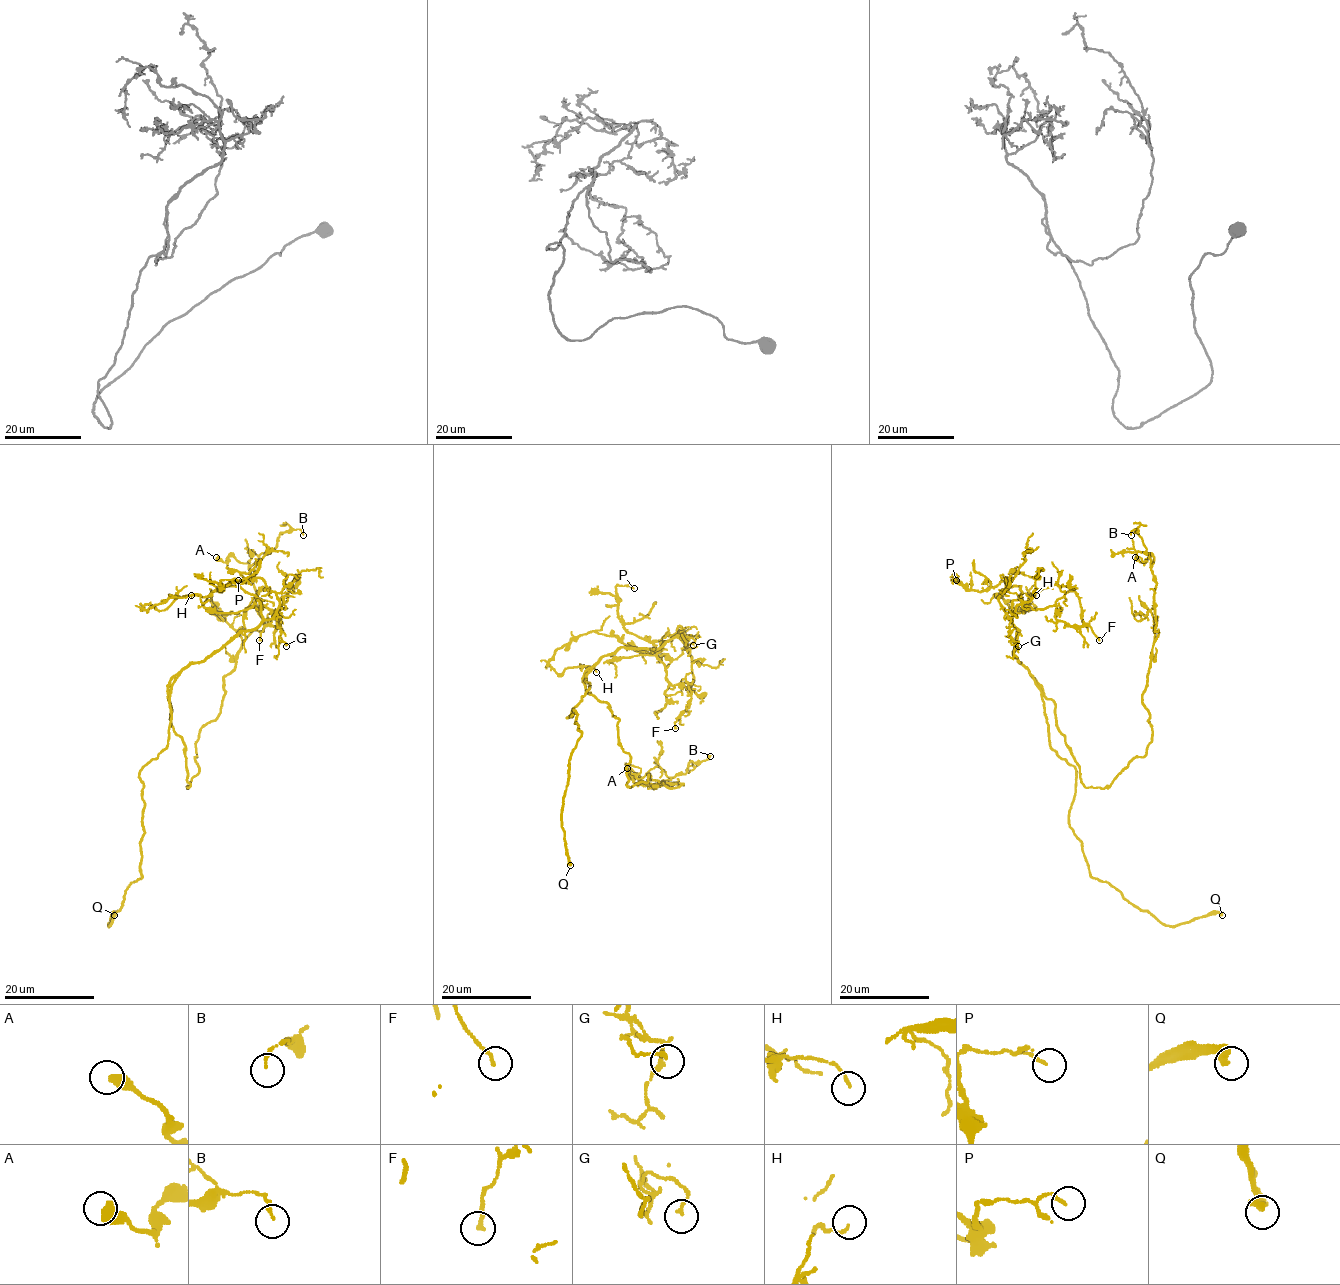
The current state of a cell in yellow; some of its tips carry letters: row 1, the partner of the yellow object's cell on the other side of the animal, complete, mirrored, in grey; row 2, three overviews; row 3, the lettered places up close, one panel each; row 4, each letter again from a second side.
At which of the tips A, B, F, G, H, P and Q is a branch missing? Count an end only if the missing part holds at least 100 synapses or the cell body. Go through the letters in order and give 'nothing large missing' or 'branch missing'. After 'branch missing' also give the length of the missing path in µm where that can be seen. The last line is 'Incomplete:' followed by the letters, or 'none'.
A: nothing large missing
B: nothing large missing
F: nothing large missing
G: nothing large missing
H: nothing large missing
P: nothing large missing
Q: branch missing | 70 µm
Incomplete: Q

